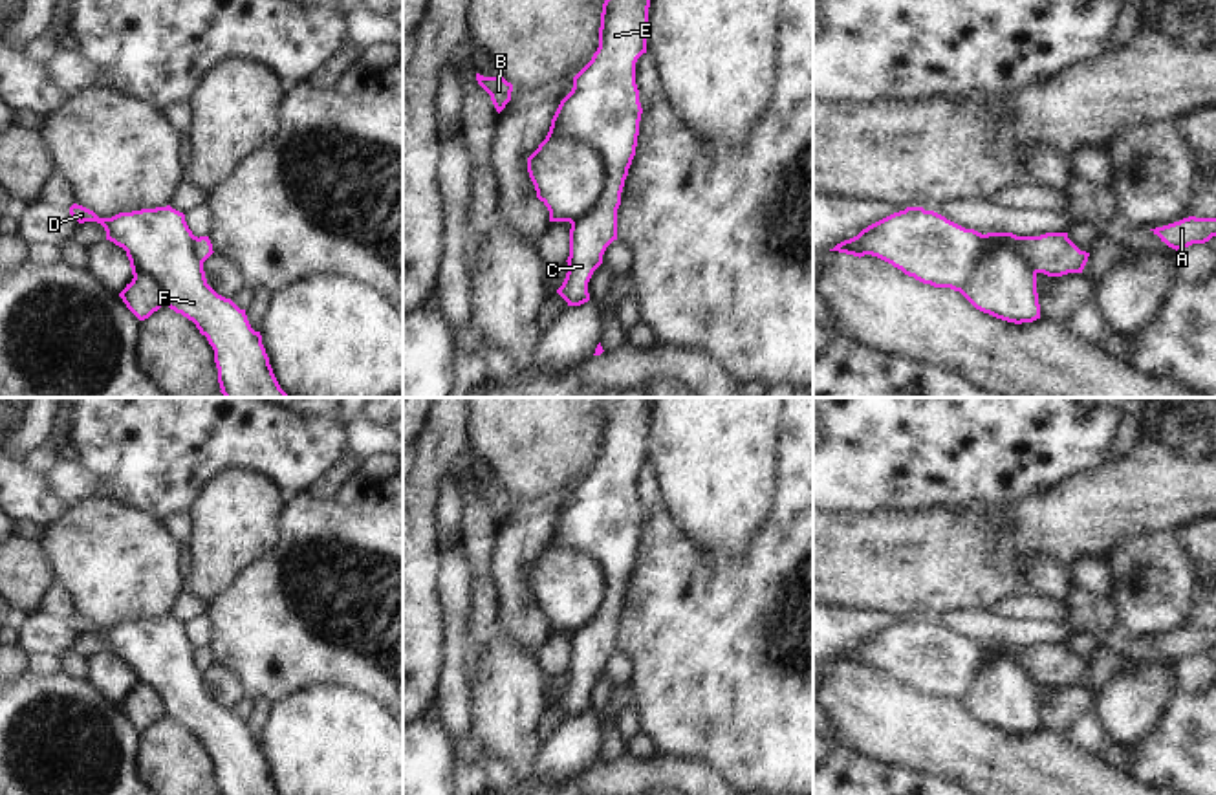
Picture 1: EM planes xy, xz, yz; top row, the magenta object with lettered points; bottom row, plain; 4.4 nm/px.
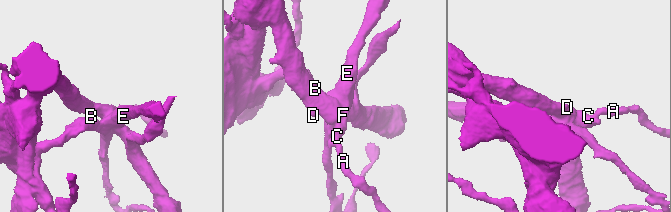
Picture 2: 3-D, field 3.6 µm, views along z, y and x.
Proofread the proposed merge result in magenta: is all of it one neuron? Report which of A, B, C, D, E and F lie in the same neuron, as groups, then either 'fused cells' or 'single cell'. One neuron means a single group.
A B C E / D F | fused cells

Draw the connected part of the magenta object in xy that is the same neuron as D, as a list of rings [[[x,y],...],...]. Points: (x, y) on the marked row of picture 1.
[[[73,203],[70,214],[79,223],[101,223],[106,240],[126,251],[130,267],[152,277],[165,304],[207,337],[225,398],[289,398],[280,388],[262,335],[251,328],[245,310],[207,284],[203,260],[192,249],[196,236],[183,212],[167,205],[99,218]]]

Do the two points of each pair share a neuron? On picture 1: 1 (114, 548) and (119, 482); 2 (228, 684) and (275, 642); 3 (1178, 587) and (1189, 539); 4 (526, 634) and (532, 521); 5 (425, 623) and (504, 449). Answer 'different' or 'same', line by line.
1: different
2: different
3: different
4: same
5: different

